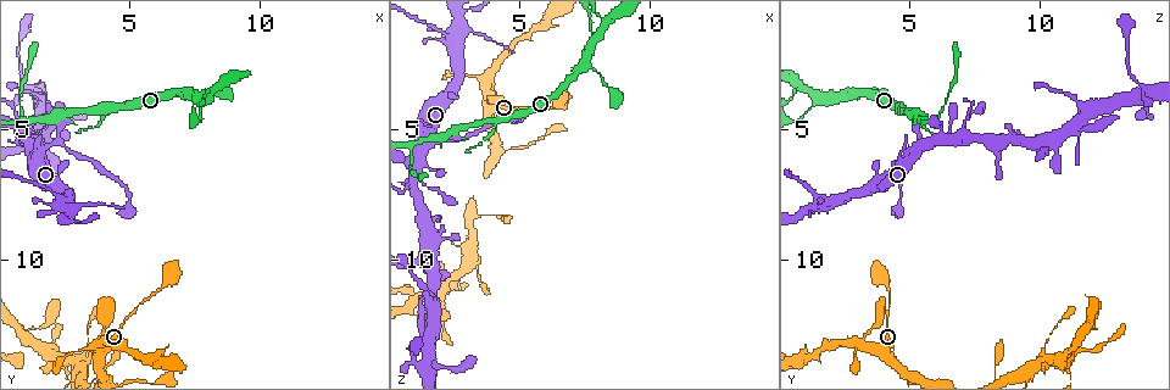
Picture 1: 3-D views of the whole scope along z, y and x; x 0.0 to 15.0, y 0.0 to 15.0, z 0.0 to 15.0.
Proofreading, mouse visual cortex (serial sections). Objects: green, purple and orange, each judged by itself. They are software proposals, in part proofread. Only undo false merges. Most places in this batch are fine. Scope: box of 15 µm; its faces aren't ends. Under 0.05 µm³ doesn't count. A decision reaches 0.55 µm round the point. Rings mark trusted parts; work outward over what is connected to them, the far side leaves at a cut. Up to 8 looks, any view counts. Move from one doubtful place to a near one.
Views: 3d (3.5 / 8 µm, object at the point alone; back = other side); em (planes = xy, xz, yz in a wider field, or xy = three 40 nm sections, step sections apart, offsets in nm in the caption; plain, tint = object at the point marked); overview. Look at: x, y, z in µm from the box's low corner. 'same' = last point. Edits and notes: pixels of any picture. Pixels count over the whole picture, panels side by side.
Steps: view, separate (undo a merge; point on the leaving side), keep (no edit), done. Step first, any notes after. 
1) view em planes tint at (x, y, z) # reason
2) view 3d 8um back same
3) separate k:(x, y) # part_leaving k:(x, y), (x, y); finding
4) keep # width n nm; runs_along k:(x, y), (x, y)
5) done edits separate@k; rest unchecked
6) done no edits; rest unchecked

view 3d 3.5um at (7.9, 3.8, 1.5) # small branch off a trunk

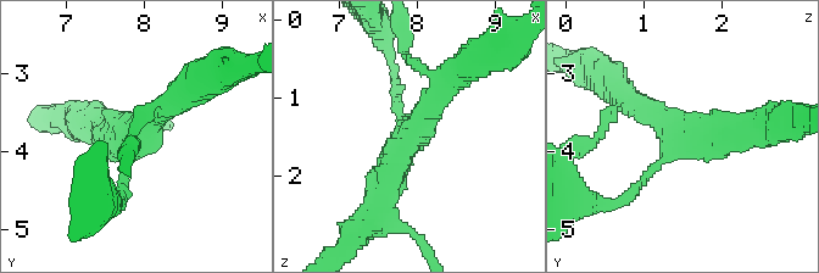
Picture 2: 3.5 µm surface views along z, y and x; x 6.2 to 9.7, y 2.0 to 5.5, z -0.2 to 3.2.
view em xy step 5 tint at (7.95, 3.85, 1.50) # arms 3; arm_widths 150, 350, 450 nm

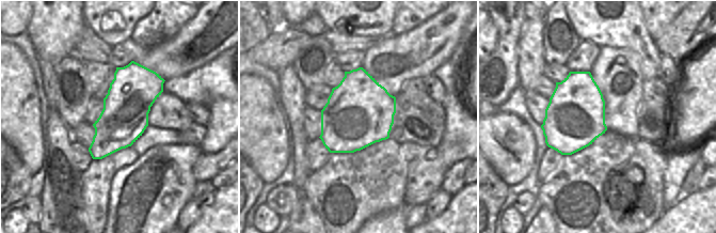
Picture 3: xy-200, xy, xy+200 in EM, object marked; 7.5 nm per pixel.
keep # width 500 nm; runs_along 2:(379, 201), (401, 145), (453, 79); continuous, no second cell

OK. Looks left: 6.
view 3d 8um at (4.7, 4.2, 4.4) # narrows sharply

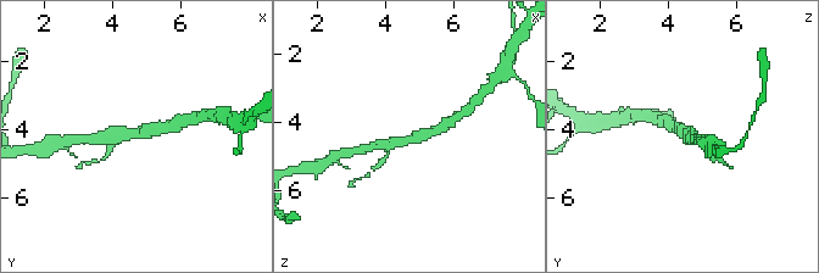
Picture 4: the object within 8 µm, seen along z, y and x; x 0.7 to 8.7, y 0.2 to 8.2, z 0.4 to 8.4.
view 3d 3.5um at (4.6, 4.2, 4.5)

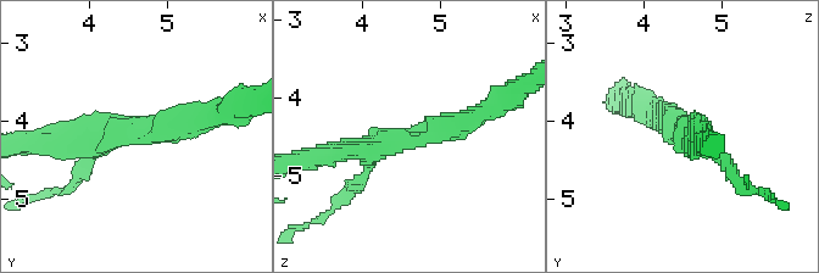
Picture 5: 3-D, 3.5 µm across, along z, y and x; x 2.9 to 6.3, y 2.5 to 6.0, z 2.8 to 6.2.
view em xy step 2 tint at (4.65, 4.15, 4.50) # arm_widths 250, 300 nm; shape alone is not enough

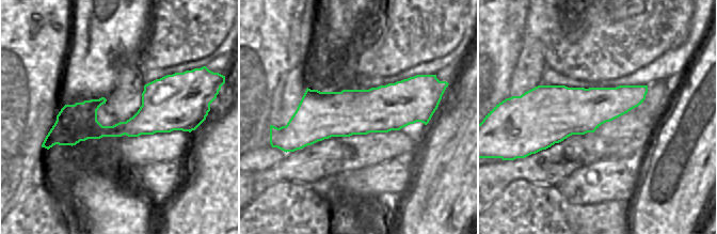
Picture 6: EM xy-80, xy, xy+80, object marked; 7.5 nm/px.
keep # runs_along 6:(429, 107), (321, 114), (289, 129); all the same cell

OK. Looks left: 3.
view 3d 3.5um at (1.7, 5.7, 5.3) # thick turns thin

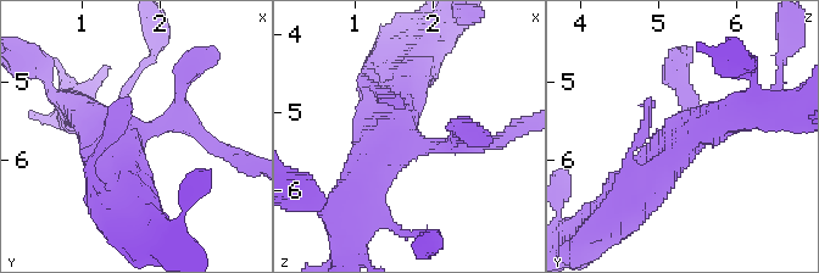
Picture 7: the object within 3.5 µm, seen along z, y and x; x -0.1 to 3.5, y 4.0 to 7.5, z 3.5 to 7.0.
keep # runs_along 7:(633, 195), (689, 132), (751, 112); continuous, no second cell

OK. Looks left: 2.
done no edits; rest unchecked

